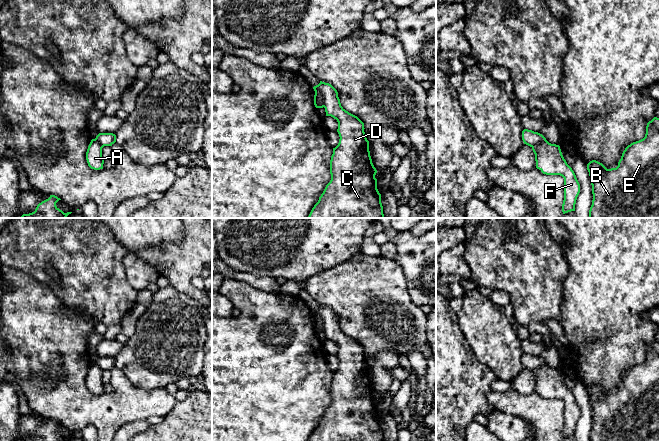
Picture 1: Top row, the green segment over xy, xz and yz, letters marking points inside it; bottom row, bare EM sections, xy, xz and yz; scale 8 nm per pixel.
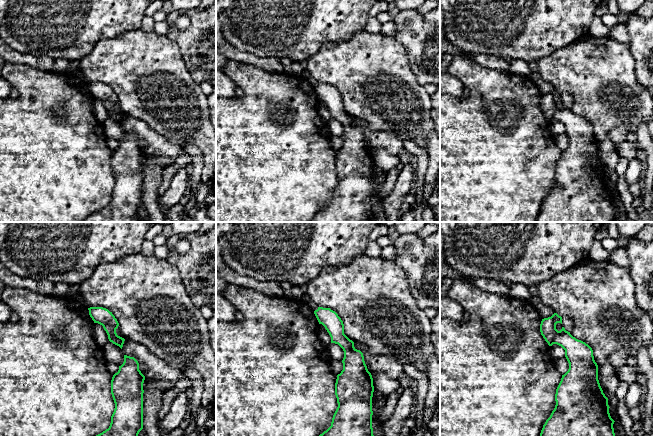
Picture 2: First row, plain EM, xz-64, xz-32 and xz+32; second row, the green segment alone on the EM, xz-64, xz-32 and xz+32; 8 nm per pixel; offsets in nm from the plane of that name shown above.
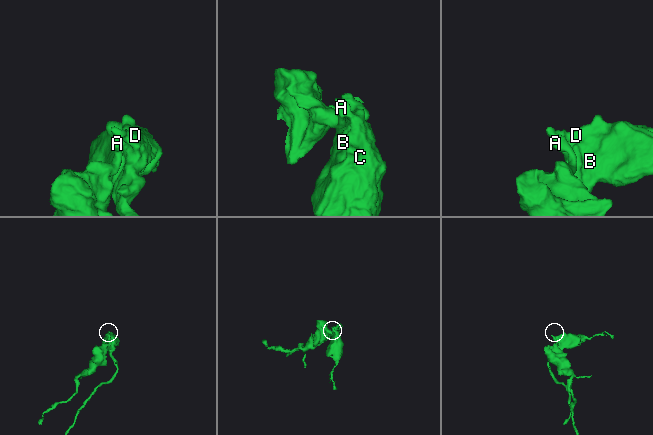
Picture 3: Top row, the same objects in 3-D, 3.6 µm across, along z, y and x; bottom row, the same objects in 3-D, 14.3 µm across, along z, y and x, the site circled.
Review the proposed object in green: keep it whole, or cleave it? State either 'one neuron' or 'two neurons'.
two neurons

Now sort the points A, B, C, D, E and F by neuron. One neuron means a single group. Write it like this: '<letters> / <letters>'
A F / B C D E

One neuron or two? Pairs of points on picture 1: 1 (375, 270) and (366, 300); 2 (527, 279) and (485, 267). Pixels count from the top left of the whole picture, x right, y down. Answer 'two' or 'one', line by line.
1: one
2: one

